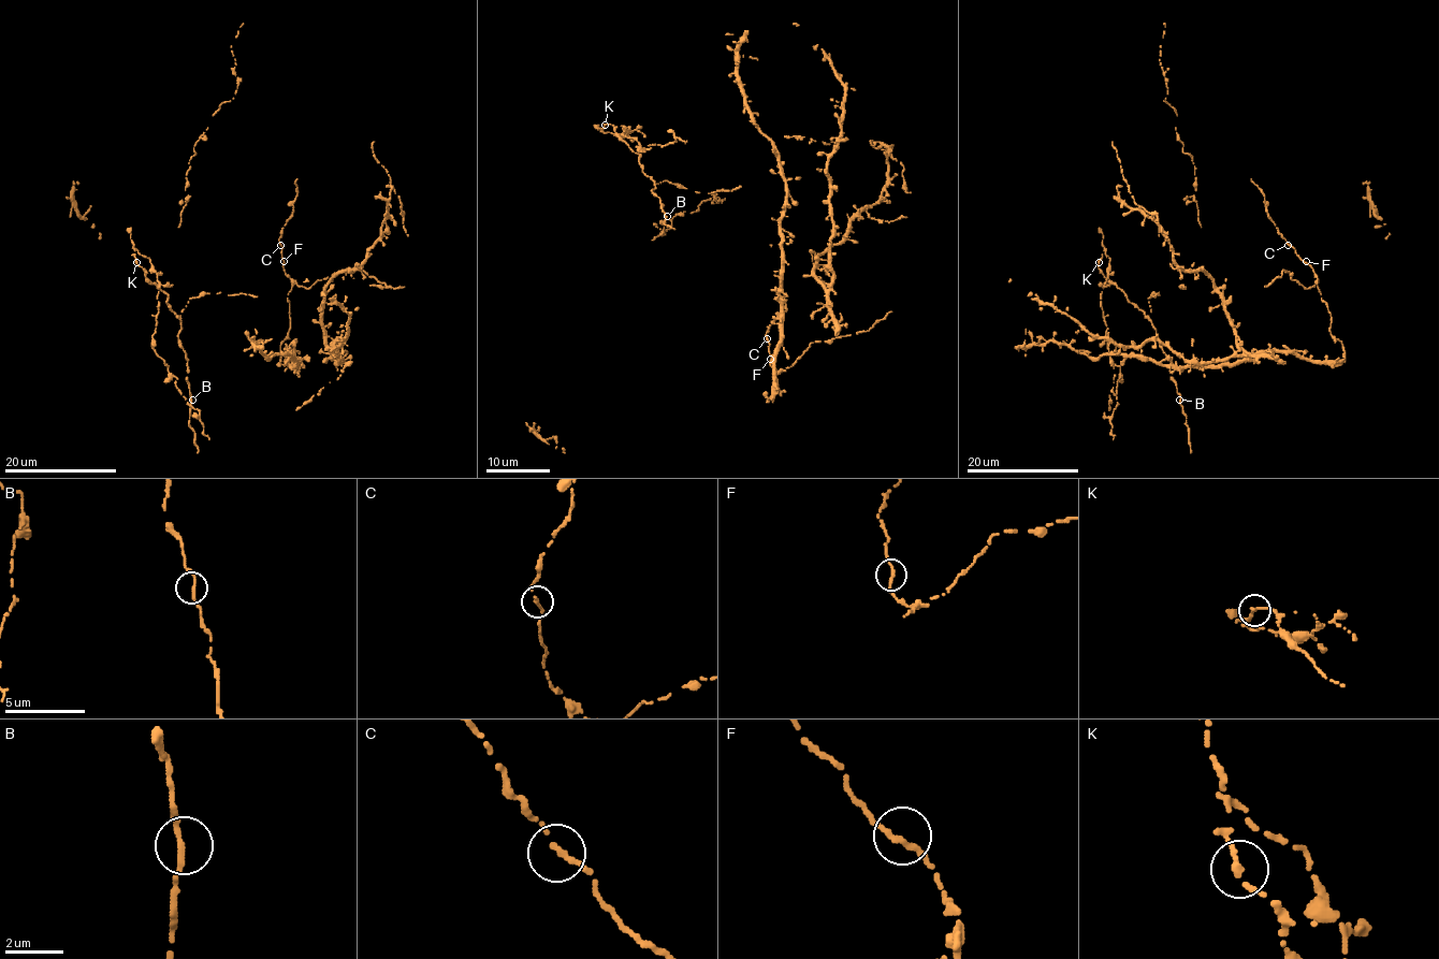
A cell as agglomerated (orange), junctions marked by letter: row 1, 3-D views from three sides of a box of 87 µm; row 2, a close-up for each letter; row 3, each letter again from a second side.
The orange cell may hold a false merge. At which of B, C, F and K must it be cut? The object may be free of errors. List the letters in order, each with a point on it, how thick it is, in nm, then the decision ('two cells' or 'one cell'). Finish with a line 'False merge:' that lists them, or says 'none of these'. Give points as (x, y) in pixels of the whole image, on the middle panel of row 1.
B: place (667, 216); calibre 200 nm; one cell
C: place (767, 338); calibre 200 nm; one cell
F: place (770, 359); calibre 200 nm; one cell
K: place (605, 125); calibre 200 nm; two cells
False merge: K

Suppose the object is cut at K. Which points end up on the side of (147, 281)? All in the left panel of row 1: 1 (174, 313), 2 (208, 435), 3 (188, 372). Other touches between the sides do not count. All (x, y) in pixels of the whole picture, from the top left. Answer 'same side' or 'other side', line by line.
1: same side
2: other side
3: same side

